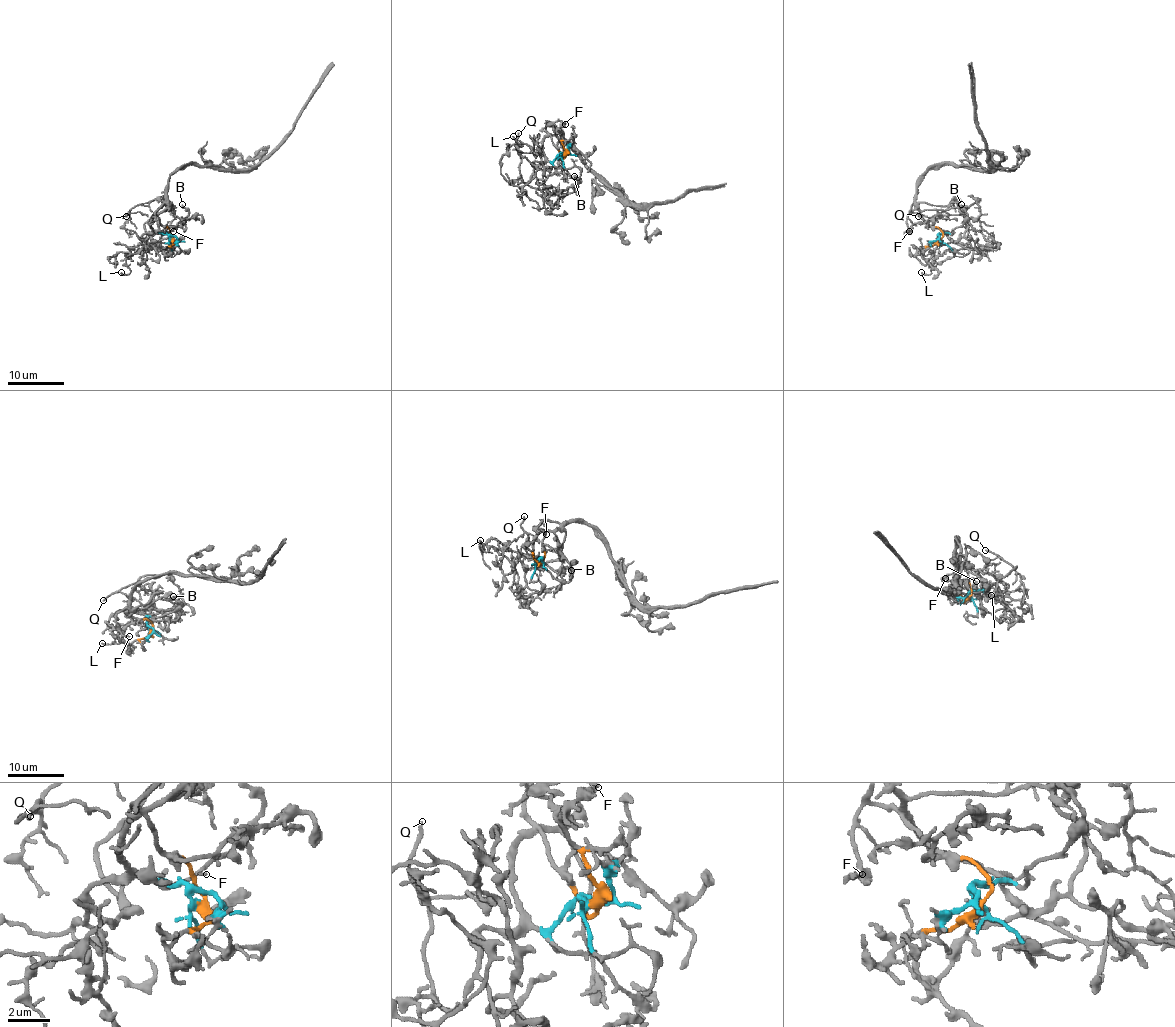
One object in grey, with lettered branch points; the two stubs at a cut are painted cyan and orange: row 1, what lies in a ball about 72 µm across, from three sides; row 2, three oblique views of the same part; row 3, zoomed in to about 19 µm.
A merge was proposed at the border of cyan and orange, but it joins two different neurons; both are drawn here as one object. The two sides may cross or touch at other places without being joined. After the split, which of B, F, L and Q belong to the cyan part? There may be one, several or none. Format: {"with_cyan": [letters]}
{"with_cyan": ["B", "L", "Q"]}

